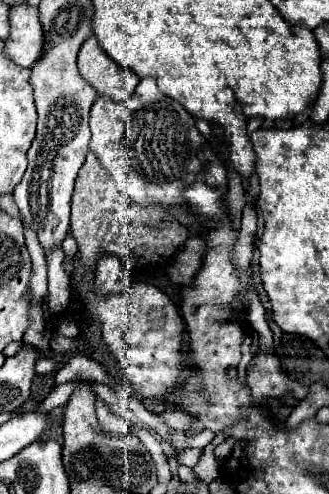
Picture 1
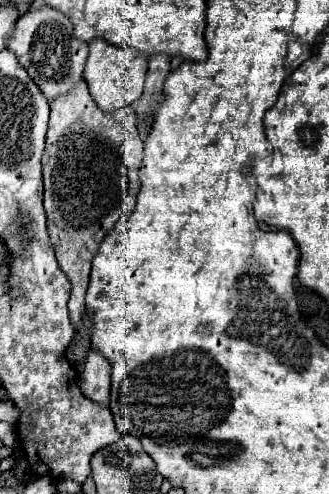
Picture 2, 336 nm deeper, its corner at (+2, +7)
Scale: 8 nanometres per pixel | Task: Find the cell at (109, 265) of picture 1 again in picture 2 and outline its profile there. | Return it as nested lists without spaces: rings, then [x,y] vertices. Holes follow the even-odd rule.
[[[89,348],[85,370],[79,374],[81,392],[99,404],[109,404],[109,386],[111,386],[111,364],[105,356]]]

